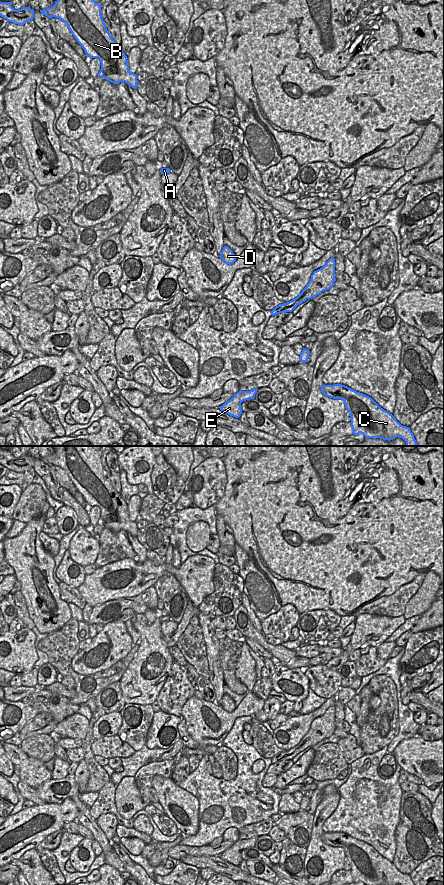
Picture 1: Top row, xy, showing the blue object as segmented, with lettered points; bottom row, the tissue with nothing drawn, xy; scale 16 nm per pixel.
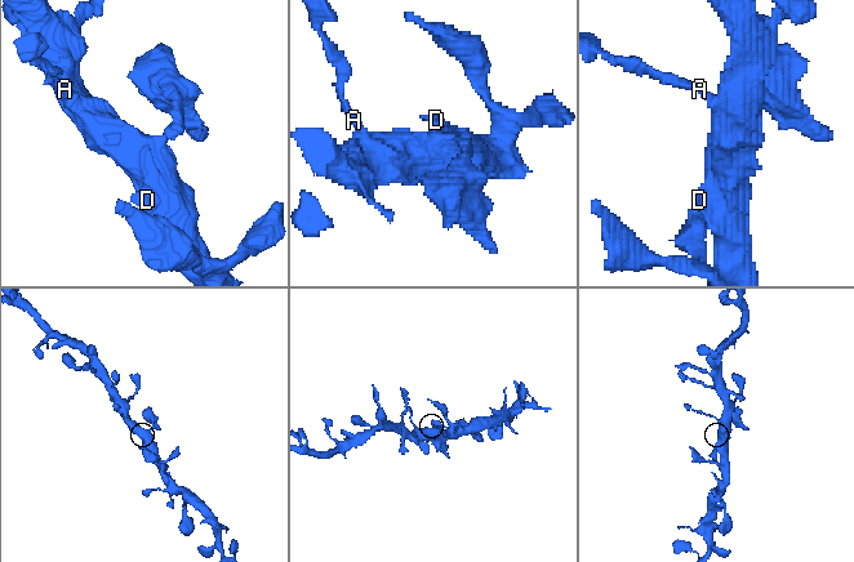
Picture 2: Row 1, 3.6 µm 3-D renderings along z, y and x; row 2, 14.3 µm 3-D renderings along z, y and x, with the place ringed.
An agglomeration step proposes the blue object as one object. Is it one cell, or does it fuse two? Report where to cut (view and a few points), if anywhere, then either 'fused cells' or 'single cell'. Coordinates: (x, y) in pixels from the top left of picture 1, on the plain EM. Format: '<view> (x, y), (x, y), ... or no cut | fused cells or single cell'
no cut | single cell

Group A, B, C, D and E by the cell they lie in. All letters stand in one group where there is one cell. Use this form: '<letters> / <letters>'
A B C D E

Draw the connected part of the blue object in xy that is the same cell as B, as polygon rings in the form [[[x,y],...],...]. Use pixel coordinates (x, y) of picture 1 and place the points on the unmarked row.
[[[59,446],[52,455],[40,460],[49,467],[55,465],[65,470],[86,503],[100,508],[101,517],[98,525],[103,525],[113,532],[125,530],[137,537],[137,523],[129,519],[127,504],[107,478],[101,463],[101,452],[96,451],[92,446]]]

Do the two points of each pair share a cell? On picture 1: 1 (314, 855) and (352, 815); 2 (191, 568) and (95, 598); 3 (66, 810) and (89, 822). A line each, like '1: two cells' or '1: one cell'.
1: two cells
2: one cell
3: two cells

